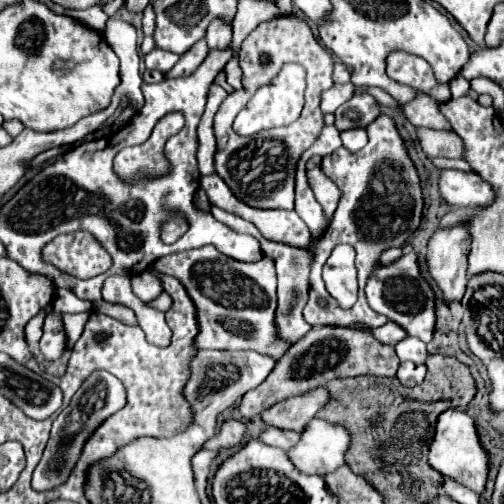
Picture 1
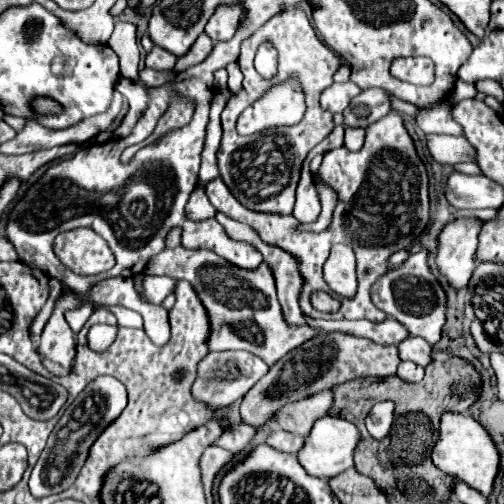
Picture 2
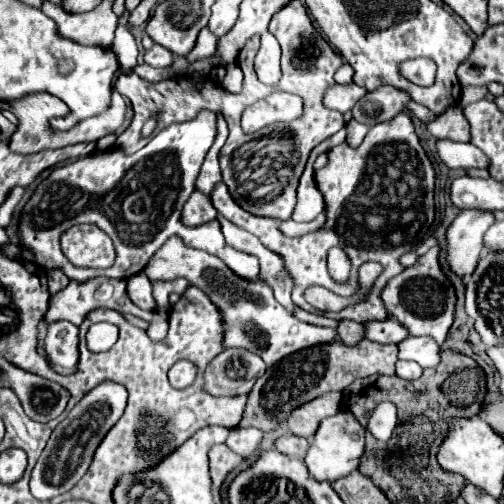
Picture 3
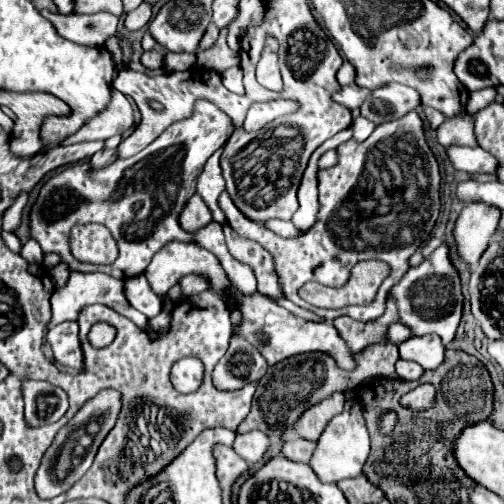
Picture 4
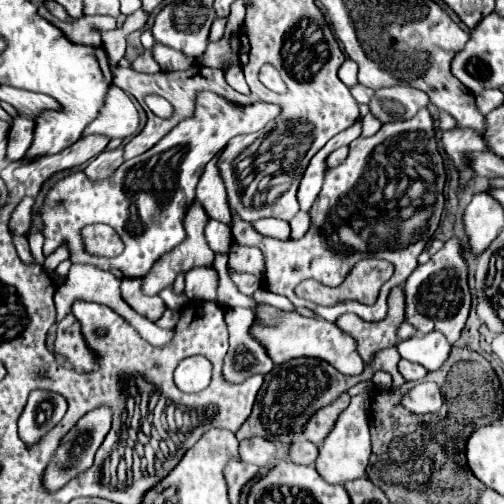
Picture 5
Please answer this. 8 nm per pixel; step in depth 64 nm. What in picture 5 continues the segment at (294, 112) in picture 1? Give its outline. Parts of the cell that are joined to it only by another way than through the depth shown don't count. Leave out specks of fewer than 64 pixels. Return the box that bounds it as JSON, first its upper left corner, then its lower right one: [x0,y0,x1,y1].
[38,92,282,278]

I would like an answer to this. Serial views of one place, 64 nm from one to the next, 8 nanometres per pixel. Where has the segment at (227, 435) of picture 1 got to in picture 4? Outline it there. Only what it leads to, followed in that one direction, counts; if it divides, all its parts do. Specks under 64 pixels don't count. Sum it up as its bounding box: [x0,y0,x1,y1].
[232,430,270,464]

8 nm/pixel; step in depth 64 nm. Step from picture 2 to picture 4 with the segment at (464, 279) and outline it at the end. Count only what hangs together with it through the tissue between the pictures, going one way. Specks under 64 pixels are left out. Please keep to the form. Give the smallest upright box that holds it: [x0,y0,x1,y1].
[454,204,500,270]

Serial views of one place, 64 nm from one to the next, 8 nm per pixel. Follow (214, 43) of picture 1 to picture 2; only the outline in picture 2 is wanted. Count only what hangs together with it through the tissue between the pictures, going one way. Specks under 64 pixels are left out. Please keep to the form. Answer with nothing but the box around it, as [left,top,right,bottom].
[206,6,240,42]

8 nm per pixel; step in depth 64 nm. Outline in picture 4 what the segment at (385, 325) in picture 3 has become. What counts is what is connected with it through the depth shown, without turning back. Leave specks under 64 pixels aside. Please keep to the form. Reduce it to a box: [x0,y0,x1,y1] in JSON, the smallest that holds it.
[386,322,412,344]

